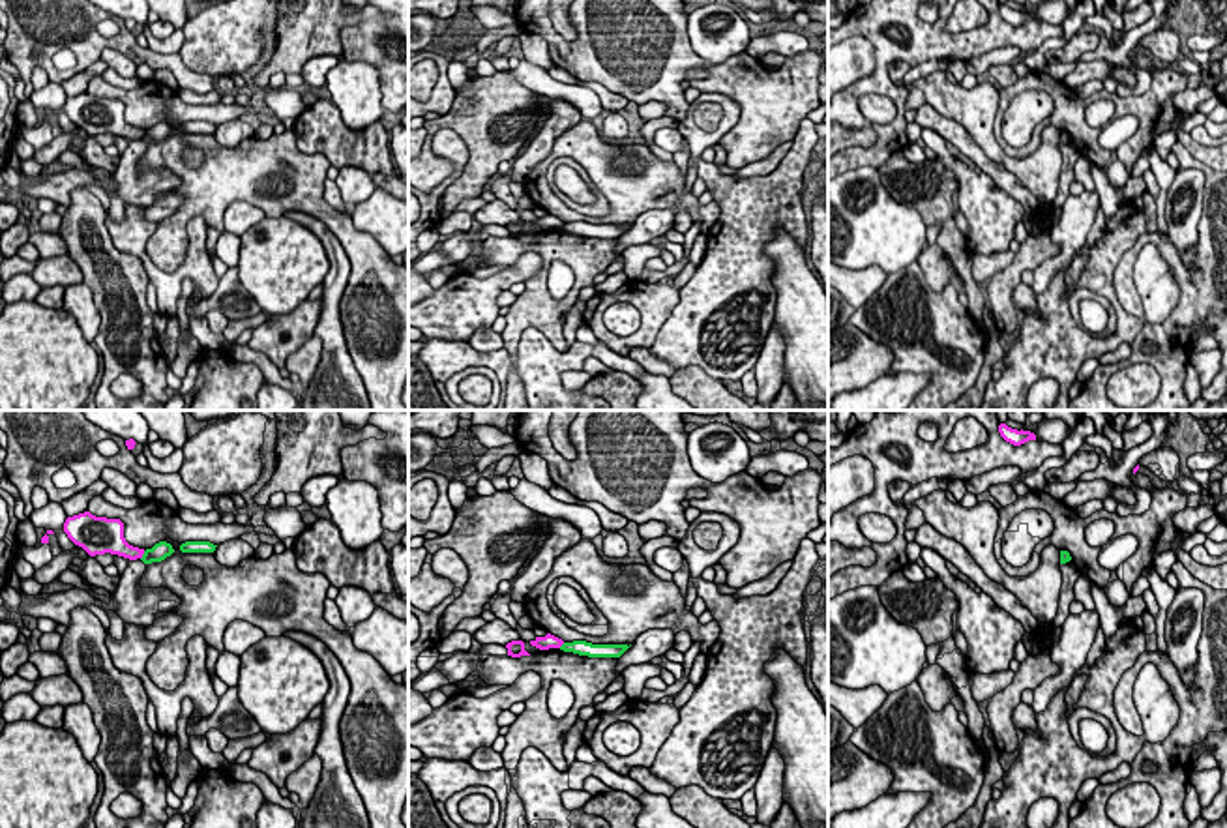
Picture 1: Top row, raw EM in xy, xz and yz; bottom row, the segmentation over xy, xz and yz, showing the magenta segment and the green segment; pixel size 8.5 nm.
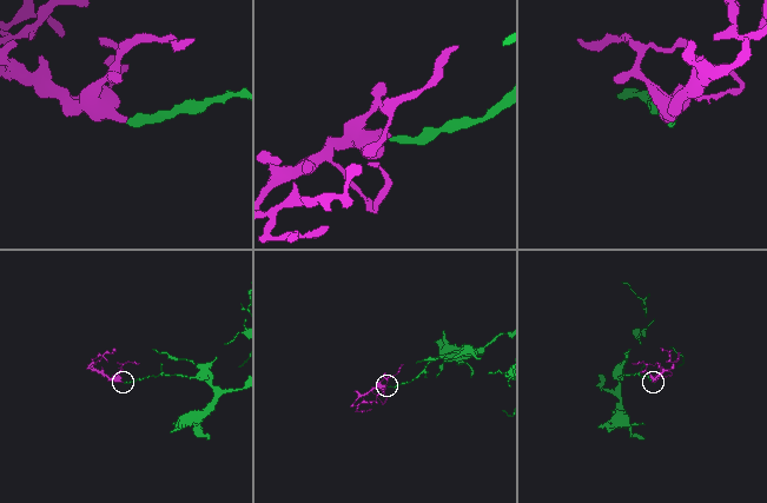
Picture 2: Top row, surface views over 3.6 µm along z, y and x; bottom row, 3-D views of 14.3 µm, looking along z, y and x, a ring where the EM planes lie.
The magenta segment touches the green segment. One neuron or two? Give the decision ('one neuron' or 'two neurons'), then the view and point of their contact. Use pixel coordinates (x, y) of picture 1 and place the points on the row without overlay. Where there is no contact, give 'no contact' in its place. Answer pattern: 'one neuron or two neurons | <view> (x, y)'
two neurons | xy (143, 133)

